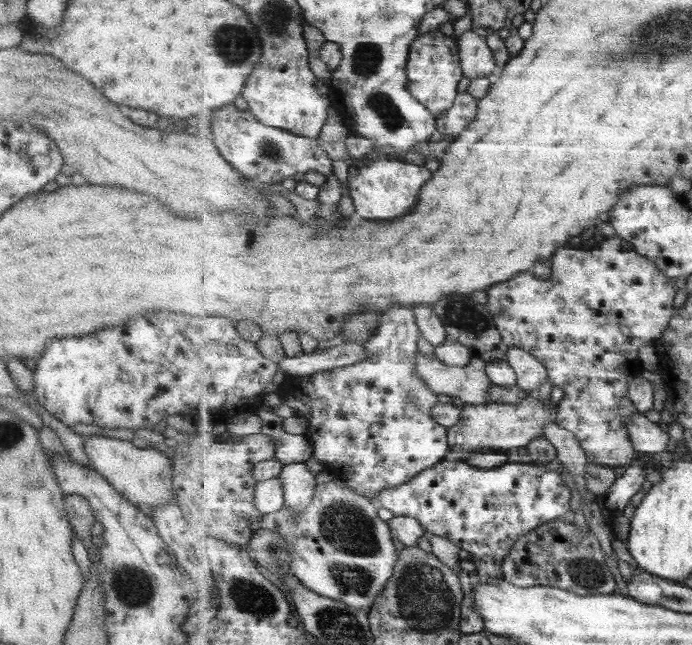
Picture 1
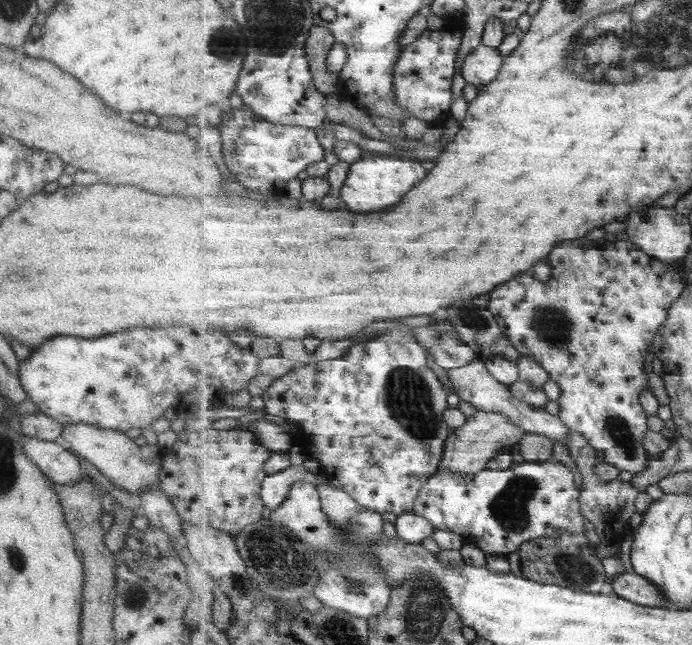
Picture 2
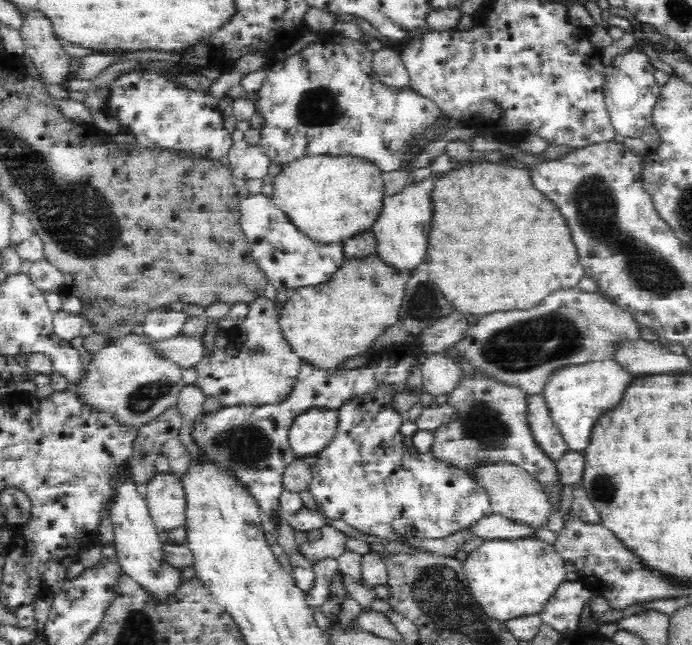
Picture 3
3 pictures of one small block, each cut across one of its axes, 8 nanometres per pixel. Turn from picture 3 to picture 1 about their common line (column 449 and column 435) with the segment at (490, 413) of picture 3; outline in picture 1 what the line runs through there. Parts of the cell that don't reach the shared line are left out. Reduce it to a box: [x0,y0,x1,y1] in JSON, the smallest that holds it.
[279,305,449,502]

